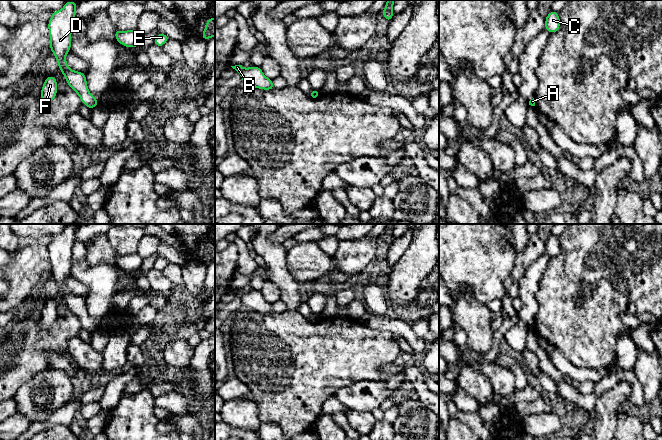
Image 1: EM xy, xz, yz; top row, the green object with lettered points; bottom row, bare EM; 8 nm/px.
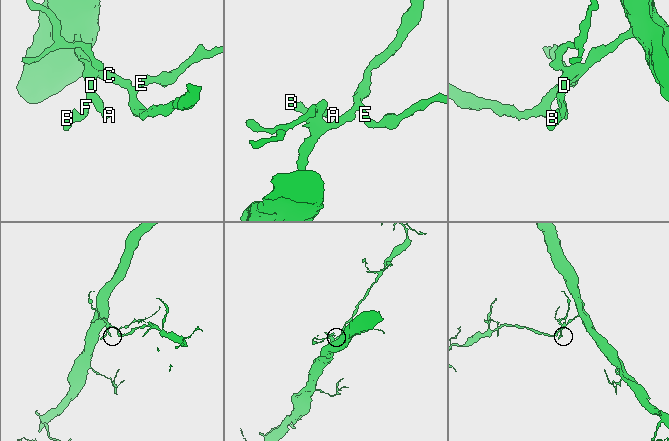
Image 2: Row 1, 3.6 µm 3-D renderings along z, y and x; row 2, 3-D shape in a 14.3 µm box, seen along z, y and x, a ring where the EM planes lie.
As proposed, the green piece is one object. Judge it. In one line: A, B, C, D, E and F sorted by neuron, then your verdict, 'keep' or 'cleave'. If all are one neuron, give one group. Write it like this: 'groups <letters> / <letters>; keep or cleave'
groups A B C D E F; keep

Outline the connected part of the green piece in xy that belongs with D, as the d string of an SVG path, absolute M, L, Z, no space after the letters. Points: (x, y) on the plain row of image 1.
M66 225L59 235L53 235L48 246L50 272L57 284L57 288L65 301L67 308L77 317L82 327L93 333L99 325L89 316L86 298L71 294L66 286L66 279L71 274L71 256L76 240L77 227Z

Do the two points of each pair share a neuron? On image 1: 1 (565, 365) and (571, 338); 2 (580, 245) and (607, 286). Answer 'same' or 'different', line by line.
1: different
2: same

